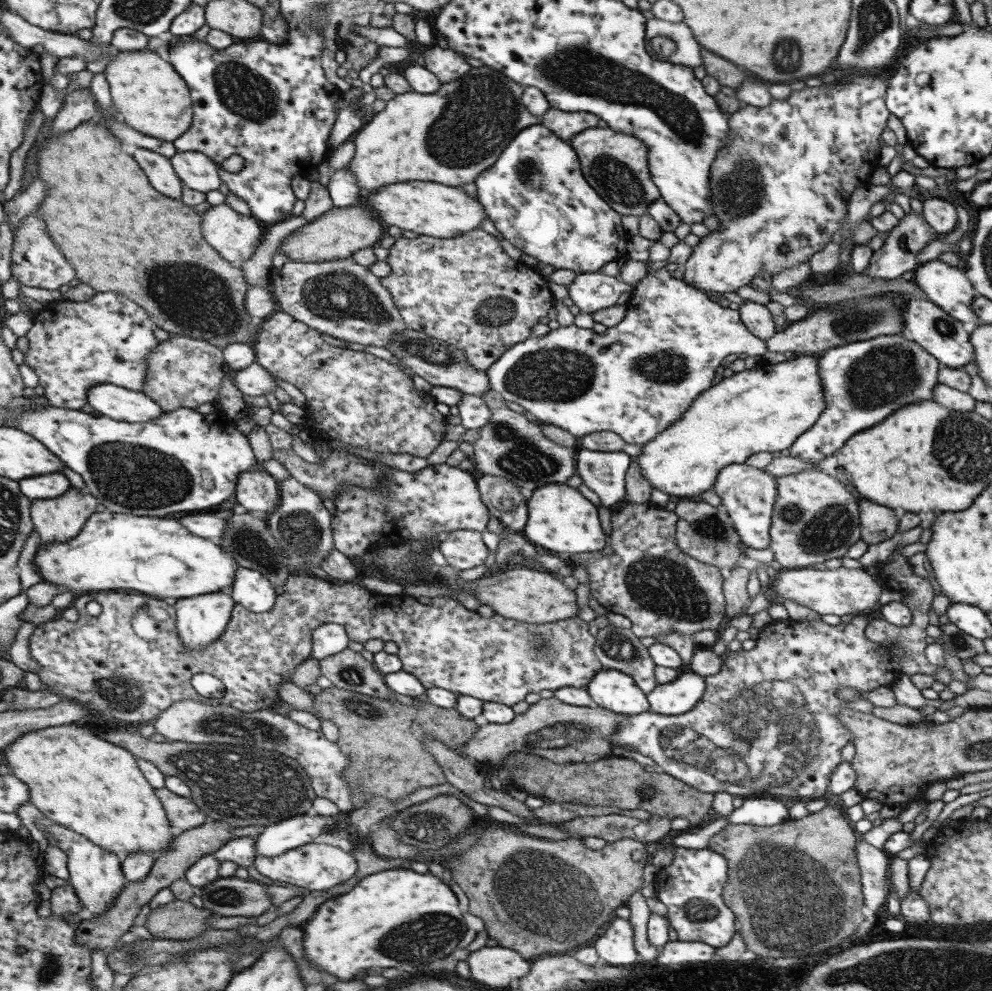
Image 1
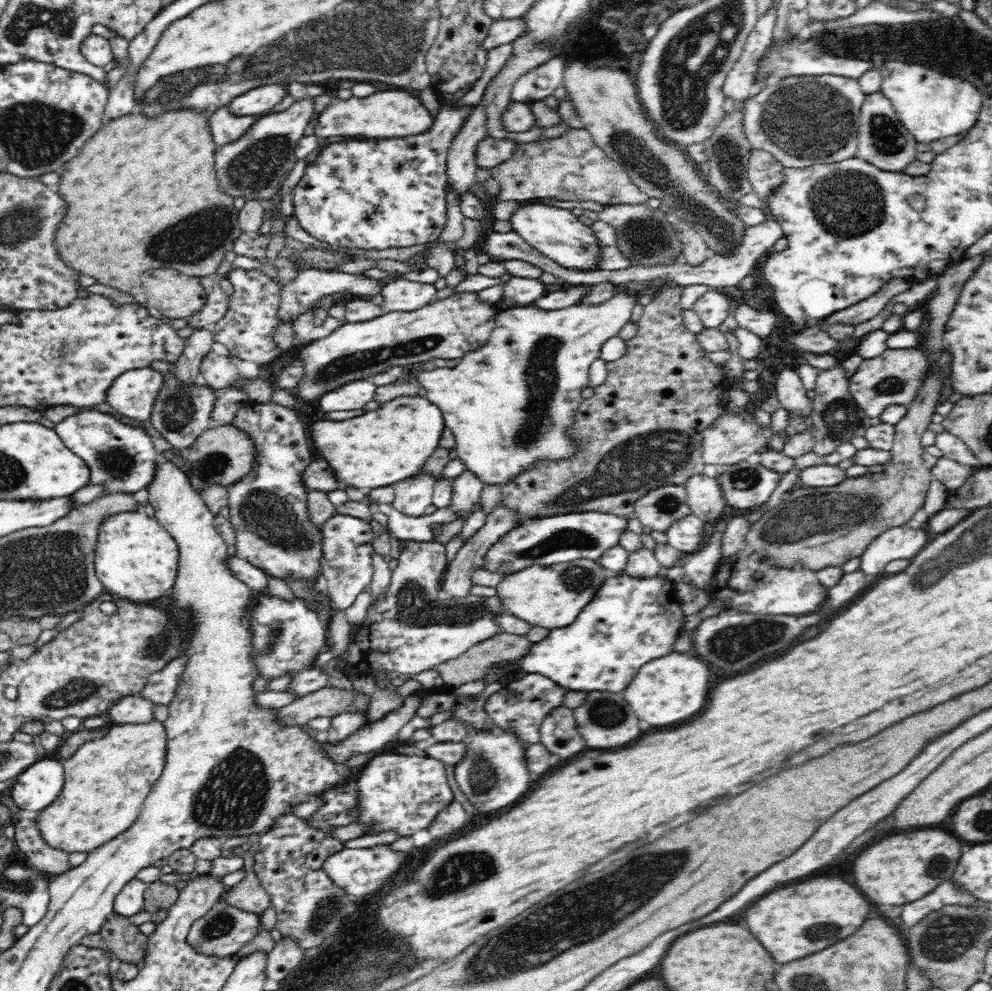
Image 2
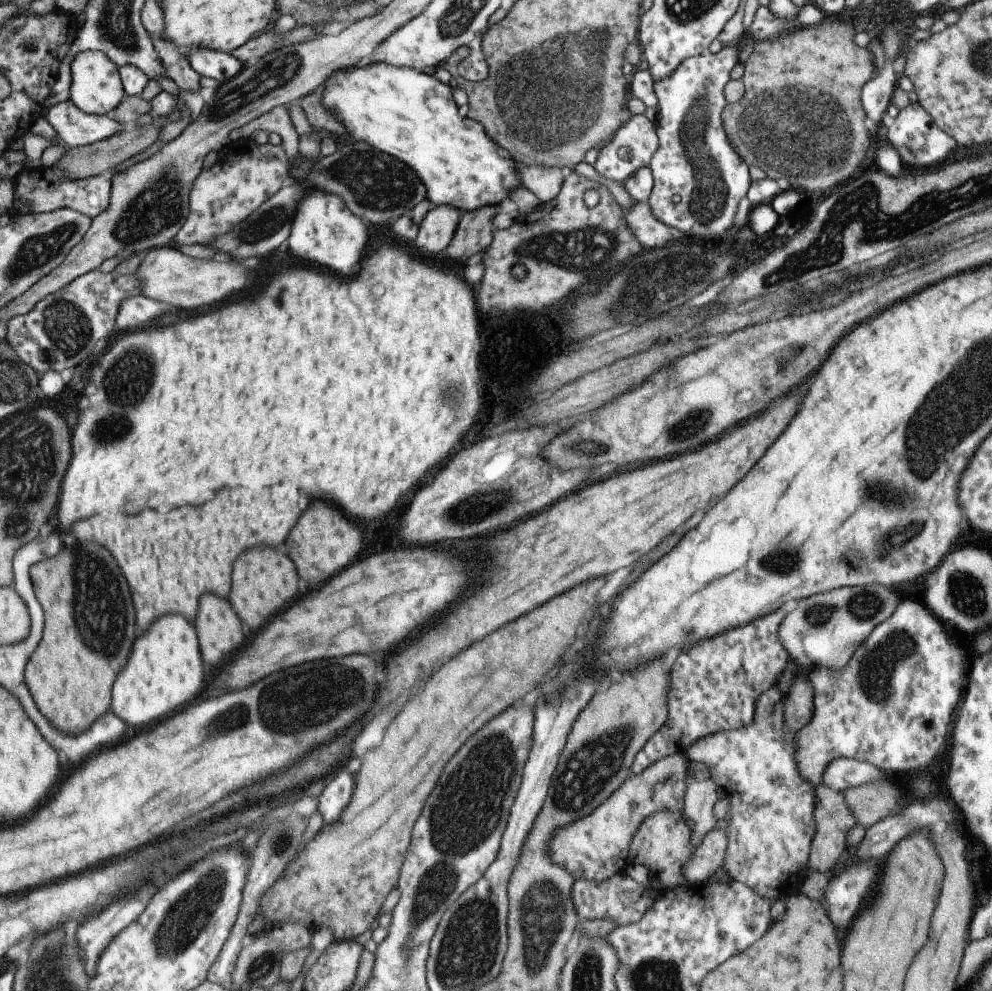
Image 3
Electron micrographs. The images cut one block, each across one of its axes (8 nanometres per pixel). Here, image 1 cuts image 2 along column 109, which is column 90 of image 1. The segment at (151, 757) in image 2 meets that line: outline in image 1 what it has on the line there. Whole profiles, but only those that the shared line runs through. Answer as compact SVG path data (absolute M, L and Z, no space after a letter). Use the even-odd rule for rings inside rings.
M69 723L29 732L7 744L3 753L10 774L29 789L29 802L51 822L85 836L89 842L117 855L119 861L135 852L151 852L155 858L159 852L169 850L174 838L171 826L154 788L138 769L136 758L123 747L103 740L94 733L93 726L79 728Z

